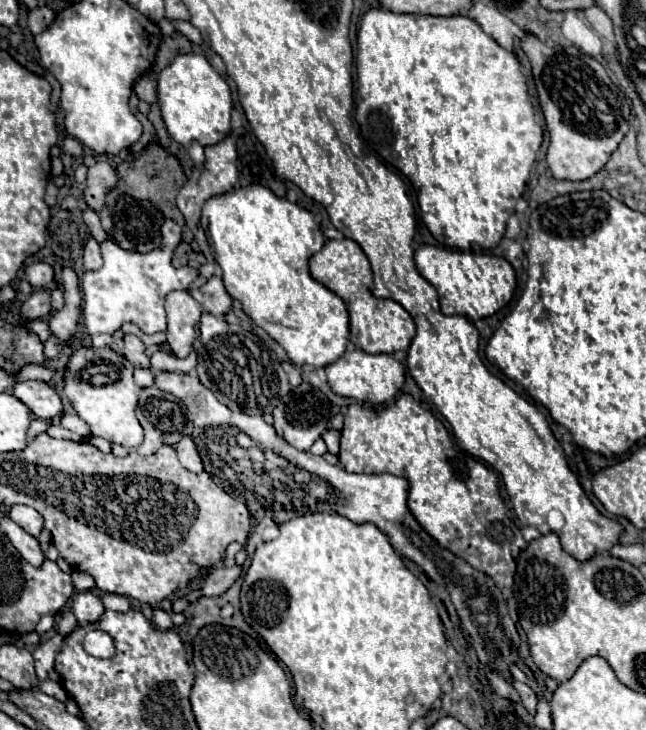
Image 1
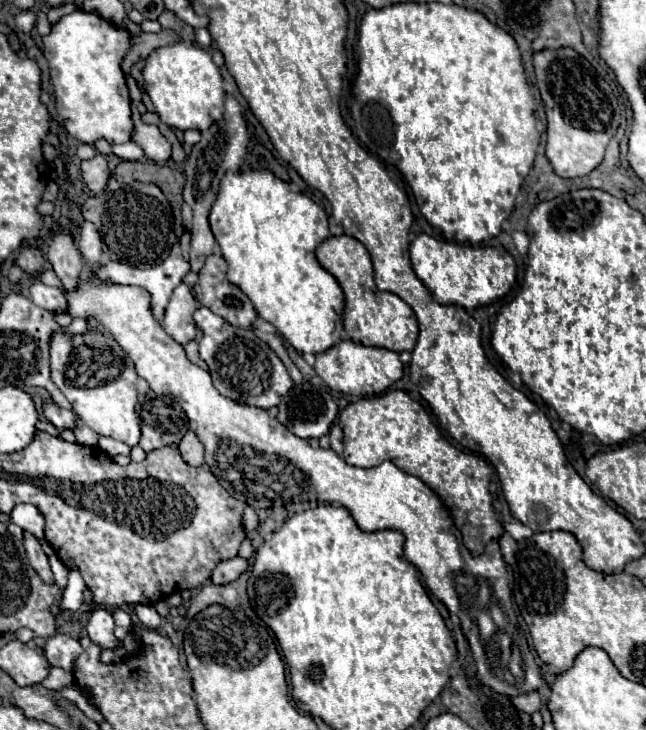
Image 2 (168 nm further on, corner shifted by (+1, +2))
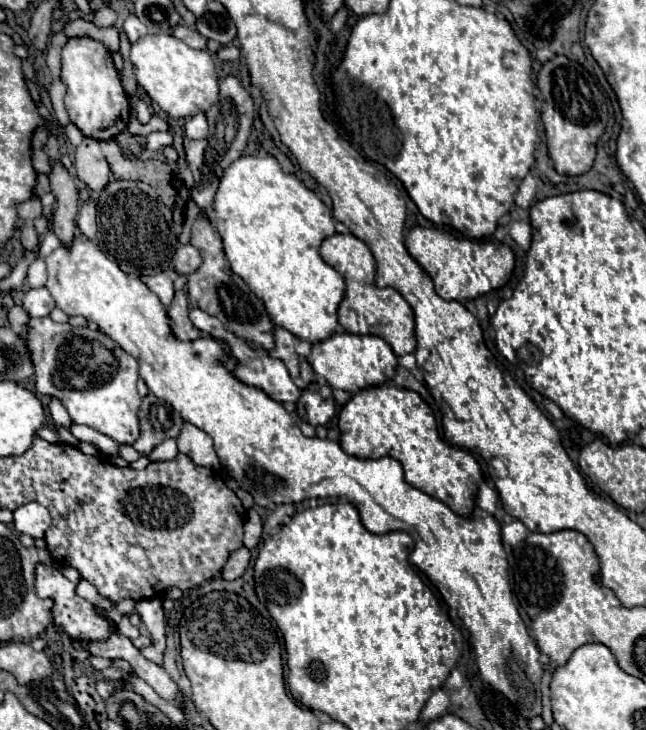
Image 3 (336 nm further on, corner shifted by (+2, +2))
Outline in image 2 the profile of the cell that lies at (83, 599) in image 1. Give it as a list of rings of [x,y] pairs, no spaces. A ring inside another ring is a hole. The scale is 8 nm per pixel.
[[[94,606],[90,610],[86,632],[102,648],[118,646],[118,642],[114,638],[114,618],[106,606]]]

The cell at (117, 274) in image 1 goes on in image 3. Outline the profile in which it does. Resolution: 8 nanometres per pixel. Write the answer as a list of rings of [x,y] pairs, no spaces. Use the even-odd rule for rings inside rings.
[[[169,268],[169,270],[165,270],[161,274],[155,274],[155,276],[143,276],[141,280],[159,296],[161,304],[165,308],[169,308],[171,306],[171,300],[175,296],[175,292],[173,292],[173,280],[175,278],[177,278],[177,272]]]

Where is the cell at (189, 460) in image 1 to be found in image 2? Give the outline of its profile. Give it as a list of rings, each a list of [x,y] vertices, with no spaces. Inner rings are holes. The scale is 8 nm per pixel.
[[[188,430],[184,434],[184,438],[178,444],[178,450],[180,450],[186,464],[190,464],[190,466],[202,466],[204,464],[204,446],[200,444],[198,436],[192,430]]]

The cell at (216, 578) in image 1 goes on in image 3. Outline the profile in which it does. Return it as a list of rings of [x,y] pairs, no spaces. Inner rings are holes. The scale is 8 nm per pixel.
[[[243,546],[239,548],[237,552],[233,552],[223,568],[223,578],[225,580],[237,580],[239,576],[243,576],[243,572],[247,570],[249,566],[249,560],[251,560],[251,552]]]

